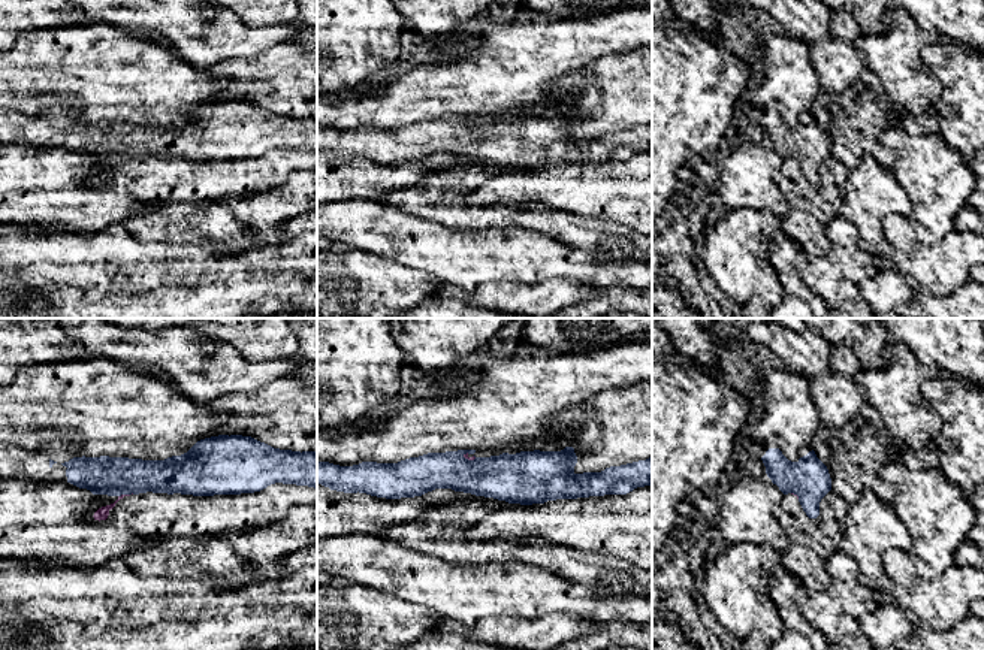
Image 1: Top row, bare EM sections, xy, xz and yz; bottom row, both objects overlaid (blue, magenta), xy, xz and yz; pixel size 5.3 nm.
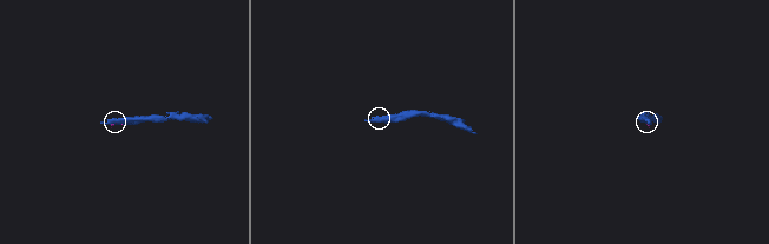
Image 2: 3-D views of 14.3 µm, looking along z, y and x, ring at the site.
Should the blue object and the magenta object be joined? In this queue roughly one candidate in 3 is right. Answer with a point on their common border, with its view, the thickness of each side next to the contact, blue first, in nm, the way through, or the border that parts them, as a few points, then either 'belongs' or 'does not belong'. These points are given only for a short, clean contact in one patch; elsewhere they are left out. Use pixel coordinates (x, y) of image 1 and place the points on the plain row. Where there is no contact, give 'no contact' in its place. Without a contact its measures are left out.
meets blue in xy at (126, 159); 200 nm thick on the blue side, 70 nm on the other; does not belong

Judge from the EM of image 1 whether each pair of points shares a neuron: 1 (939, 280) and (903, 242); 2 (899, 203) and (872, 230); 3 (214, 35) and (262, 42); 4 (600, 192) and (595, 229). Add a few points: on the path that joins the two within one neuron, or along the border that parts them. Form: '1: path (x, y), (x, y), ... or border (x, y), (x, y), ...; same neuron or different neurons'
1: path (930, 271), (911, 251); same neuron
2: path (890, 203), (872, 221); same neuron
3: path (226, 36), (235, 41), (250, 41); same neuron
4: border (563, 209), (585, 217), (613, 220), (631, 227); different neurons

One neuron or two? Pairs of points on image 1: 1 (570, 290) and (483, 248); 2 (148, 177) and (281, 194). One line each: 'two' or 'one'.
1: two
2: two

